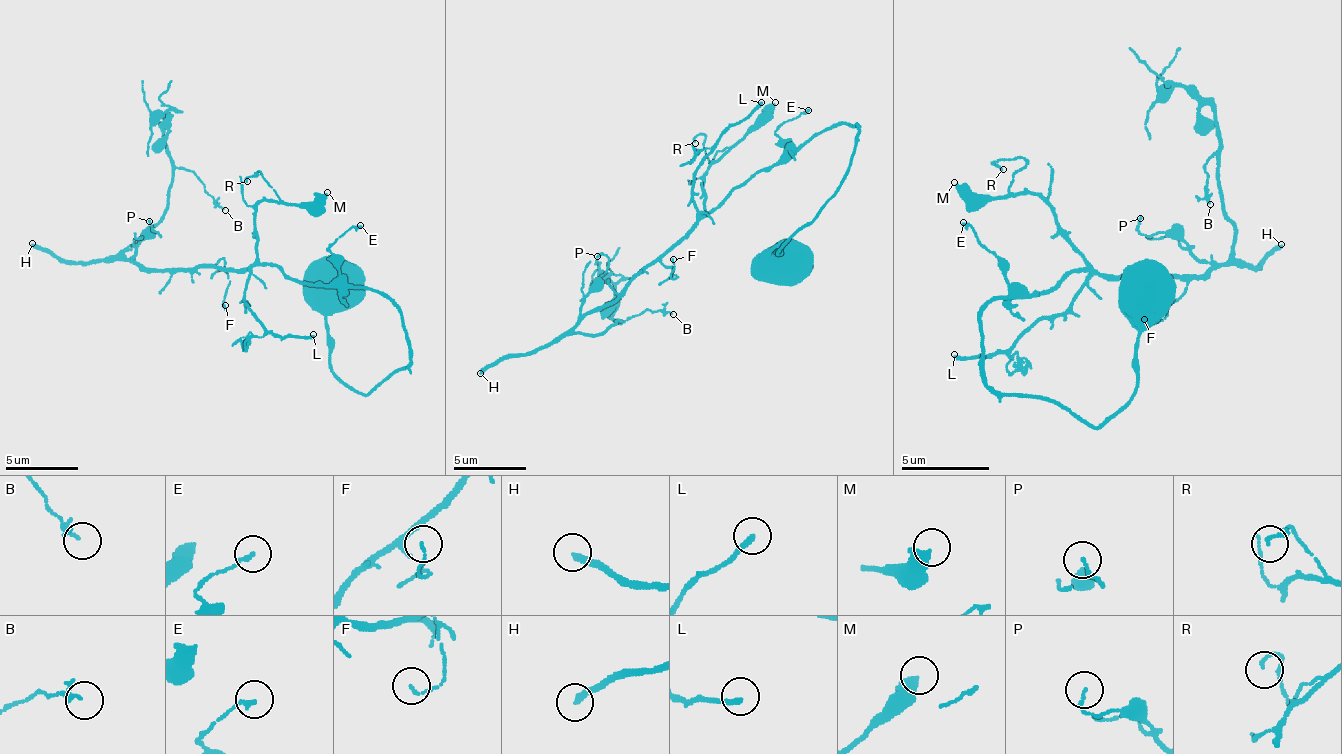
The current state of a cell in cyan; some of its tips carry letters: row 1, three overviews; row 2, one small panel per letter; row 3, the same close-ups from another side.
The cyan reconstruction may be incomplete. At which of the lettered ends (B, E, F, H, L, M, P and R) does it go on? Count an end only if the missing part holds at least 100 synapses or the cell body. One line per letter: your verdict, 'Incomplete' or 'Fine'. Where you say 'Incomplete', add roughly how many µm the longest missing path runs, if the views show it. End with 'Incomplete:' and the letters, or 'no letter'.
B: Fine
E: Fine
F: Fine
H: Incomplete. Missing length about 180 µm
L: Fine
M: Fine
P: Fine
R: Fine
Incomplete: H

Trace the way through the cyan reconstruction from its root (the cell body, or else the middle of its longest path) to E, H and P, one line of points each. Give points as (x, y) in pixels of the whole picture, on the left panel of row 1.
E: (331, 290), (327, 363), (367, 393), (408, 367), (408, 331), (386, 298), (346, 283), (327, 250), (360, 225)
H: (331, 290), (327, 363), (367, 393), (408, 367), (404, 316), (375, 290), (273, 265), (57, 261), (32, 243)
P: (331, 290), (327, 363), (367, 393), (408, 367), (386, 298), (273, 265), (145, 269), (149, 221)

